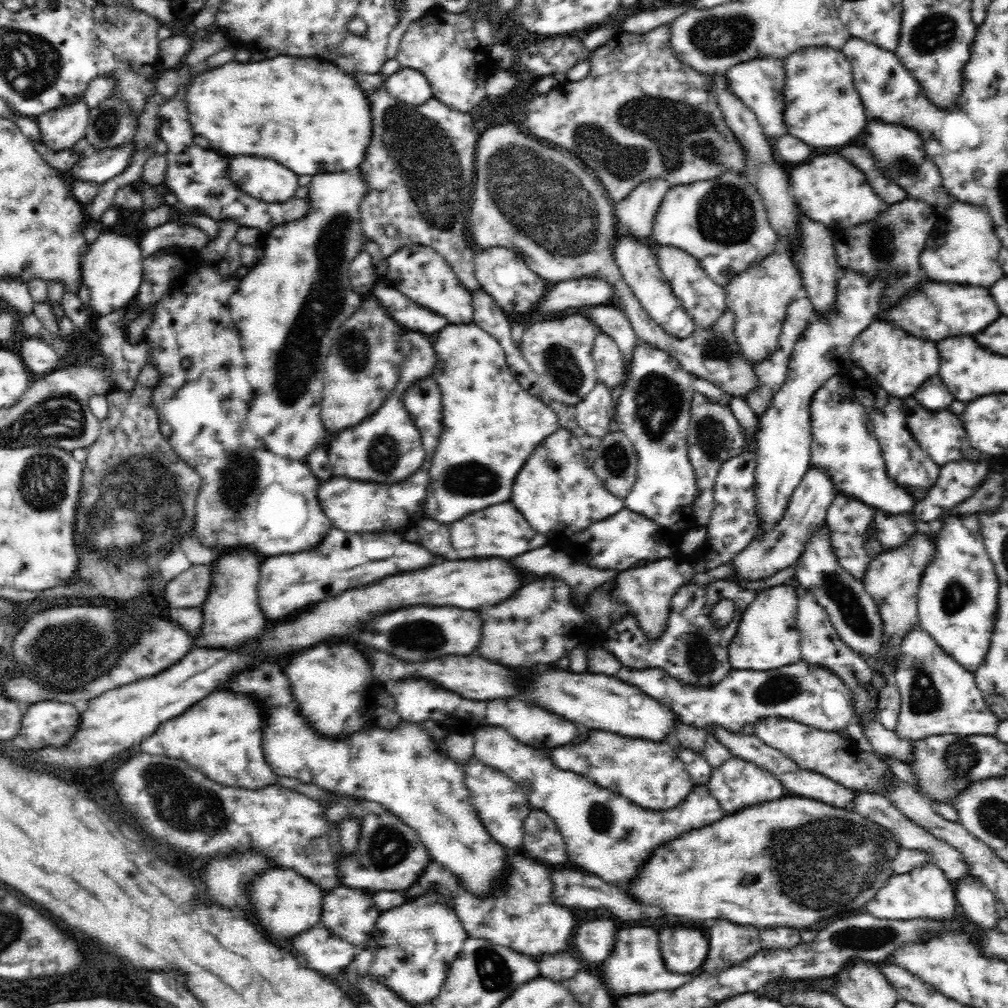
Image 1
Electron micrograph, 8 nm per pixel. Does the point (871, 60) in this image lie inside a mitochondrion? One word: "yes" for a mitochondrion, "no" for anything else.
no

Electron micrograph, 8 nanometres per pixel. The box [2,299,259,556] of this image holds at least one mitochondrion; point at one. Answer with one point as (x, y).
(40, 482)

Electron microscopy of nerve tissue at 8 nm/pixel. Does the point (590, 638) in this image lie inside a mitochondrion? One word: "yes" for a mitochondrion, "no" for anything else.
no

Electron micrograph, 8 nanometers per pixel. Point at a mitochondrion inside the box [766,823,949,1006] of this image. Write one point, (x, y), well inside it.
(876, 853)

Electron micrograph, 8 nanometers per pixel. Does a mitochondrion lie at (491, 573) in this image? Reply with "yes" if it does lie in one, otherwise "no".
no

